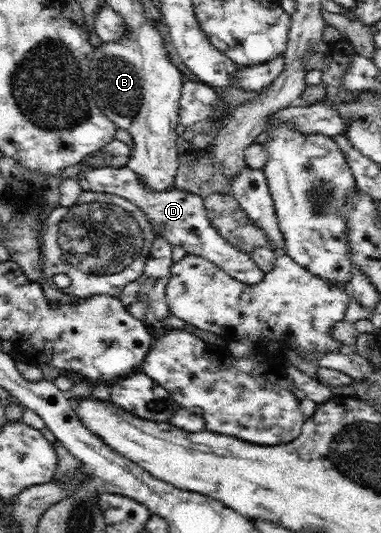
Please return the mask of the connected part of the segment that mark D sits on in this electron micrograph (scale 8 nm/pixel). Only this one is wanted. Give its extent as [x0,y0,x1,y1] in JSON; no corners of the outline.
[77,166,265,285]

